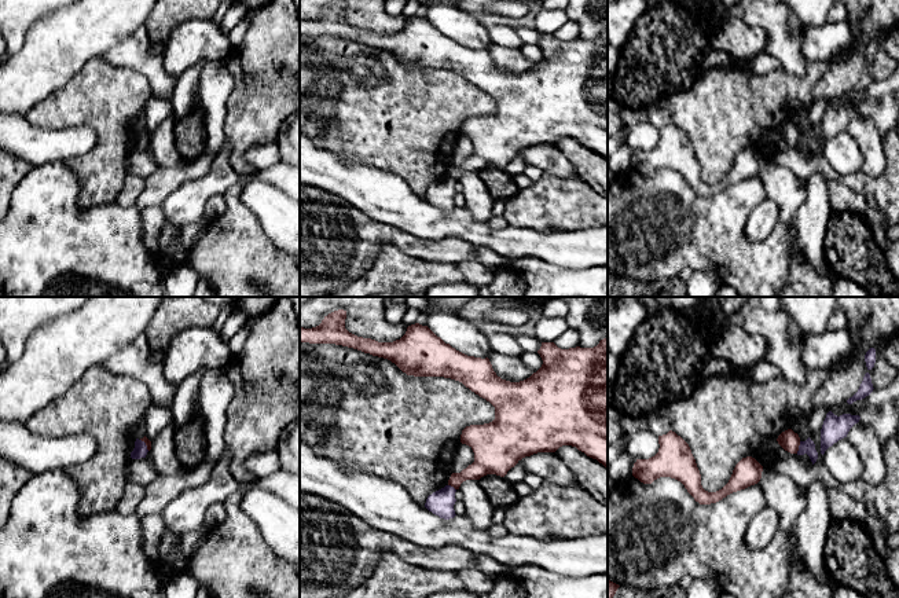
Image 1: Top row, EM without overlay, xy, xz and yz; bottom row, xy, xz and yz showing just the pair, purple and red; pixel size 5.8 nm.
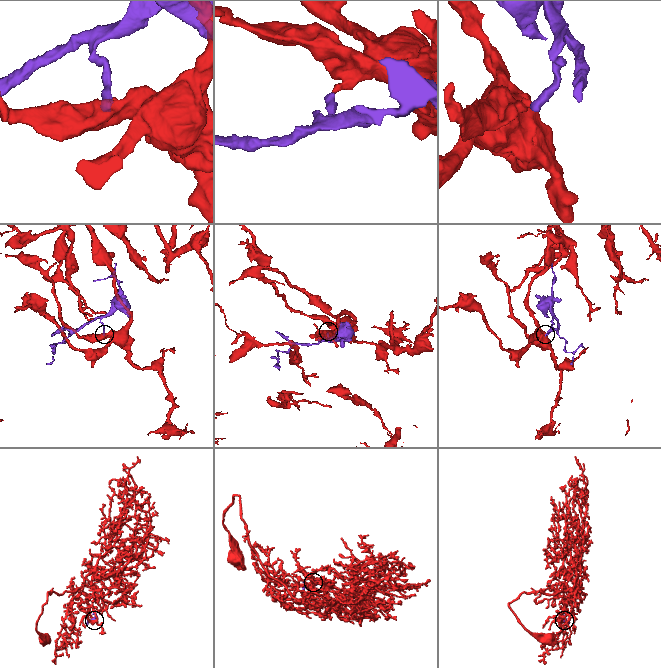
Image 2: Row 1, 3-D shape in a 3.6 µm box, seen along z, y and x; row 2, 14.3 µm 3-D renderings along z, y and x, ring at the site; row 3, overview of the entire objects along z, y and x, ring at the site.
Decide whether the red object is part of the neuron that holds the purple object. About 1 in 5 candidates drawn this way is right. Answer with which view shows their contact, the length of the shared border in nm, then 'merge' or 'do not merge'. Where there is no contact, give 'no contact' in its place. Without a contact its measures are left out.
contact in yz; length 80 nm; do not merge

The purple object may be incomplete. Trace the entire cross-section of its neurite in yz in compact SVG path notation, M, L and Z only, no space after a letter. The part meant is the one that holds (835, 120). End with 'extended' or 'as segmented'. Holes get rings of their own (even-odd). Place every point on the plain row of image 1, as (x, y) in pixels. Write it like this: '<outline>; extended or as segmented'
M829 103L821 121L821 146L823 147L829 139L847 129L850 121L858 115L859 111L859 107L843 106L837 109Z; as segmented

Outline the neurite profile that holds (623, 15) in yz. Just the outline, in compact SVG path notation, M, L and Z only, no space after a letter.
M608 0L608 41L620 49L647 8L647 0Z

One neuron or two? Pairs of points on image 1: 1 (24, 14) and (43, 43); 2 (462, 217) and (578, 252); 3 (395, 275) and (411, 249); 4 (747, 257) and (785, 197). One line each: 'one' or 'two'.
1: two
2: one
3: two
4: two

